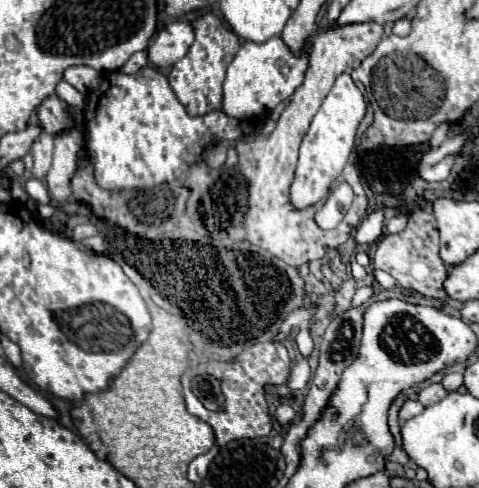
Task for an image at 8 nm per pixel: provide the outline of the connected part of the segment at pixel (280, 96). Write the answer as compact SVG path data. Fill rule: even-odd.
M271 37L265 43L245 41L227 69L227 77L223 81L221 111L233 119L251 119L267 115L301 85L305 67L305 53L301 57L293 57L281 37Z

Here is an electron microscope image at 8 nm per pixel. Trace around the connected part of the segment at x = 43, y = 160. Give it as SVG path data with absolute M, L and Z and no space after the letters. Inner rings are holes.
M41 133L39 139L33 143L31 155L33 155L33 159L35 159L33 177L43 179L43 177L47 175L49 167L51 167L51 161L53 161L53 135Z

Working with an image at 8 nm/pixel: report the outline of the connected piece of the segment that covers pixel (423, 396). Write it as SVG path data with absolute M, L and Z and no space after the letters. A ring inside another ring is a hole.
M435 383L435 385L427 385L425 389L421 389L419 401L427 407L427 405L433 405L433 403L441 401L445 395L447 395L447 389L441 383Z

